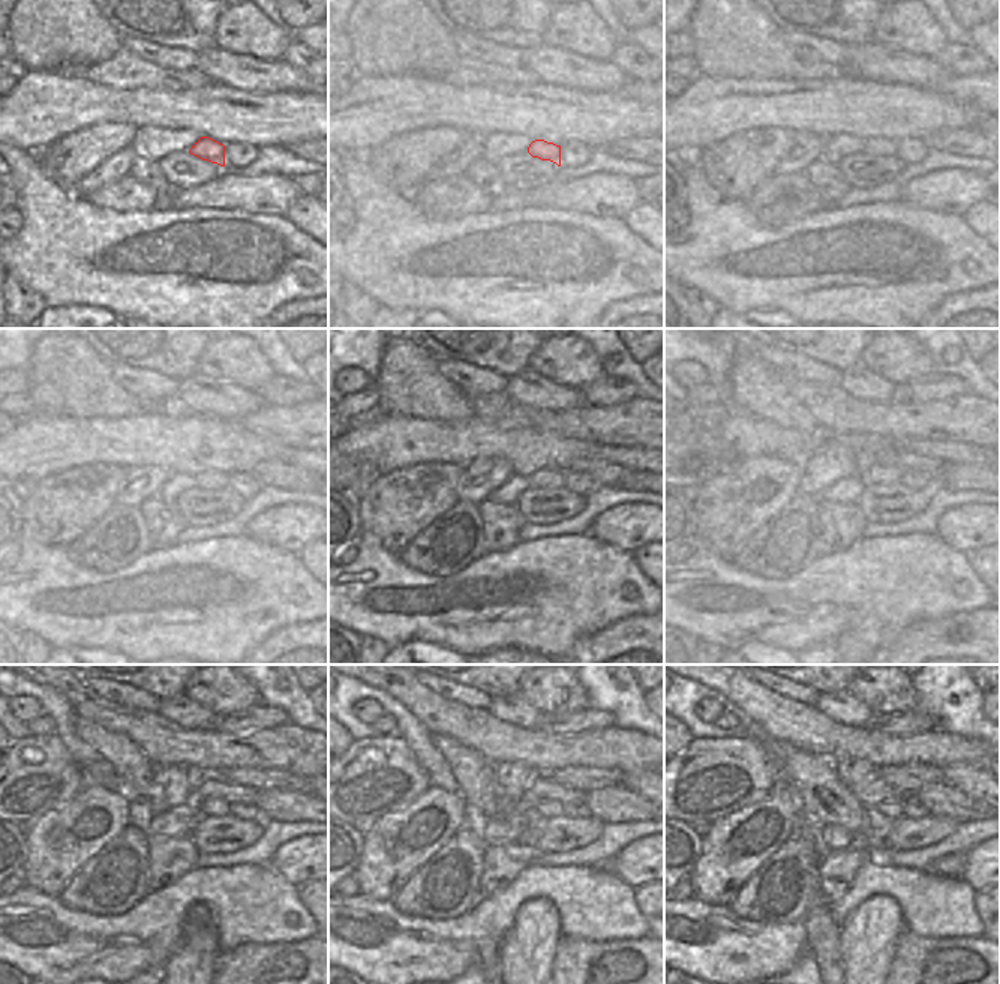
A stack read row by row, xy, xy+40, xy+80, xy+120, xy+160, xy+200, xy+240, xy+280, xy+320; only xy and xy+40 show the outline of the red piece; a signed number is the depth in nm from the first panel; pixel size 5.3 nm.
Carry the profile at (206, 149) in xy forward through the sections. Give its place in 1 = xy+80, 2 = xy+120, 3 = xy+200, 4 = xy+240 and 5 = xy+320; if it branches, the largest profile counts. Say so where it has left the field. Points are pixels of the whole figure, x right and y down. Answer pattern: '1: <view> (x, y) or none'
1: xy+80 (880, 147)
2: xy+120 (210, 480)
3: xy+200 (877, 474)
4: xy+240 (210, 807)
5: xy+320 (892, 810)

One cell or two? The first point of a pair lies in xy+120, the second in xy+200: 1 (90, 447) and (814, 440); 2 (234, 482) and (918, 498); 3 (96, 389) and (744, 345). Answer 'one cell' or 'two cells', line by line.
1: one cell
2: two cells
3: one cell

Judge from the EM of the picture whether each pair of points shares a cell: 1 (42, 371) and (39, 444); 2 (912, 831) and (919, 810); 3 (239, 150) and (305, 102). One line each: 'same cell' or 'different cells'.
1: different cells
2: different cells
3: different cells

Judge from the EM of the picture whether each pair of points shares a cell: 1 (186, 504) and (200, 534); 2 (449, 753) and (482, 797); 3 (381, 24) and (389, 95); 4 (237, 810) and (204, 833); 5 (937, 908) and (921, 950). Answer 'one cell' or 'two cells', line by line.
1: two cells
2: one cell
3: two cells
4: two cells
5: two cells

